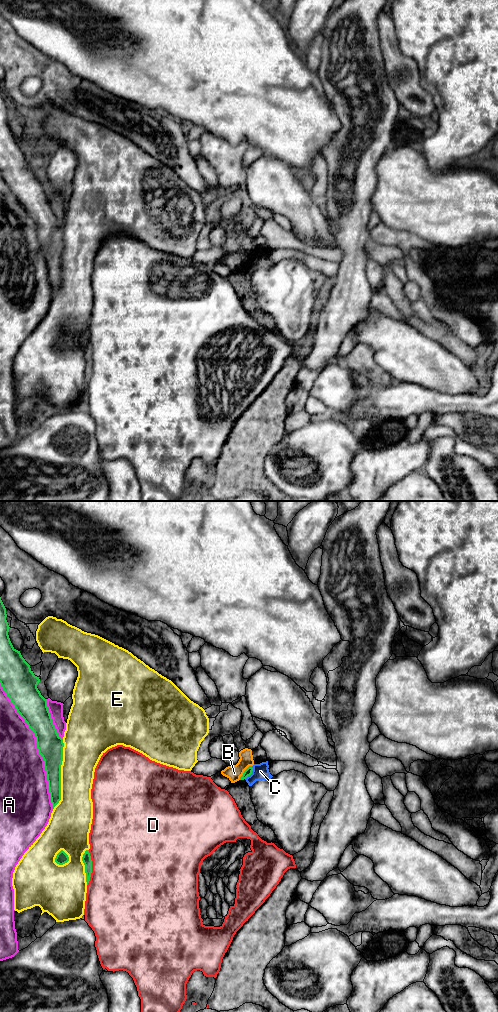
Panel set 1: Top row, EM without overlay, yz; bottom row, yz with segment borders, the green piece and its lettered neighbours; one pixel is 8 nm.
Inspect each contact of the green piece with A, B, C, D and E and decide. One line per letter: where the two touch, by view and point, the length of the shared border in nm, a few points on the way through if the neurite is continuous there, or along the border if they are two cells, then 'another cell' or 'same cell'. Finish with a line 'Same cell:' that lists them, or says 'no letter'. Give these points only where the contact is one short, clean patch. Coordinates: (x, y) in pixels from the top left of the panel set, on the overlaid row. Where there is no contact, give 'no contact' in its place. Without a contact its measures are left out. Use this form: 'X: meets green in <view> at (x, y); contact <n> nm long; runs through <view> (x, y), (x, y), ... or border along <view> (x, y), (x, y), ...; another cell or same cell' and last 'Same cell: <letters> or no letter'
A: meets green in yz at (37, 746); contact 1100 nm long; another cell
B: meets green in yz at (244, 772); contact 160 nm long; another cell
C: meets green in yz at (251, 773); contact 130 nm long; border along yz (252, 766), (252, 772), (245, 779); another cell
D: meets green in yz at (91, 868); contact 280 nm long; another cell
E: meets green in yz at (60, 774); contact 600 nm long; another cell
Same cell: no letter

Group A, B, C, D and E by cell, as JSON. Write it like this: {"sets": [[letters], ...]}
{"sets": [["A"], ["B"], ["C"], ["D"], ["E"]]}

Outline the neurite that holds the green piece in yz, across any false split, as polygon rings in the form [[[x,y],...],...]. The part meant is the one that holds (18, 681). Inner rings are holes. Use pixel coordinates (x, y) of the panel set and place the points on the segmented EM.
[[[0,597],[0,684],[16,708],[17,712],[34,732],[39,754],[44,760],[47,775],[48,788],[51,803],[54,807],[61,800],[61,765],[63,761],[63,738],[61,738],[52,722],[50,712],[45,699],[37,688],[40,682],[35,676],[30,665],[22,657],[20,651],[16,650],[9,638],[9,625],[6,620],[6,608]]]

